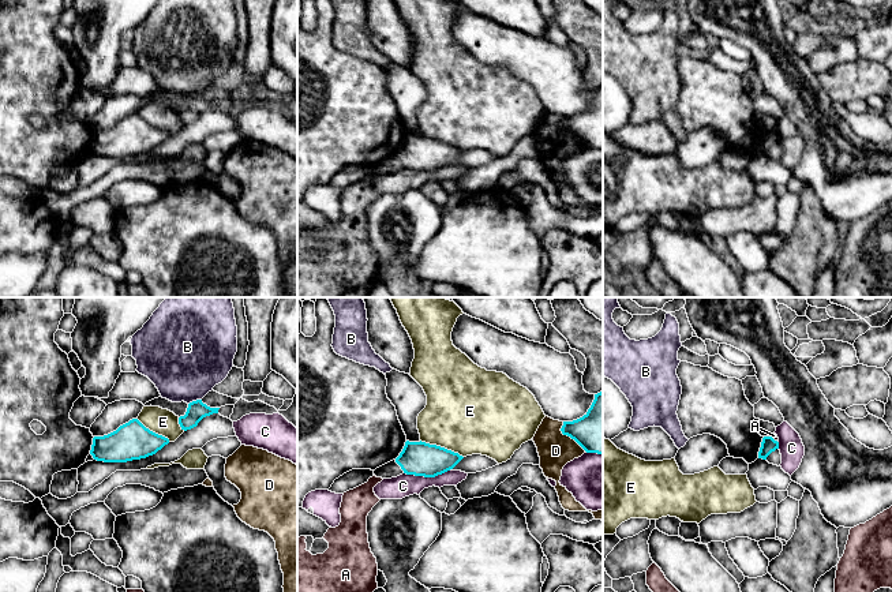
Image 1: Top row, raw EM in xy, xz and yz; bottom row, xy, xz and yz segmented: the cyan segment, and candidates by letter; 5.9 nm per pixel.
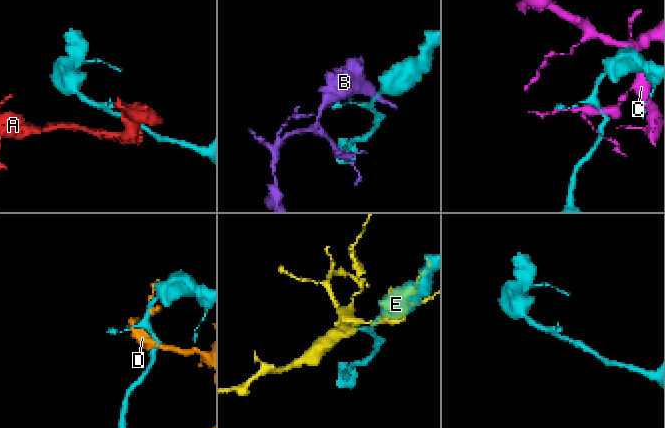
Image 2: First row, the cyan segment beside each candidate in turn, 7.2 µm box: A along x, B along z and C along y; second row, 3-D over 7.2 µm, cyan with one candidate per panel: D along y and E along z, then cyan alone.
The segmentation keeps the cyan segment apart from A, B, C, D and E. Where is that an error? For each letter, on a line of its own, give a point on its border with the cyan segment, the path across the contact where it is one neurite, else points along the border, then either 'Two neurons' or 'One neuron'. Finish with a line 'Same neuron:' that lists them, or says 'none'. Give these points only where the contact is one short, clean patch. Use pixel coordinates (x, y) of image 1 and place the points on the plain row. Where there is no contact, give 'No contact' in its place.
A: Touches cyan at yz (774, 134). Boundary: yz (771, 130), (778, 137). Two neurons
B: Touches cyan at xy (194, 96). Boundary: xy (201, 93), (192, 94), (188, 98). Two neurons
C: Touches cyan at xz (426, 171). Two neurons
D: Touches cyan at xz (569, 130). Two neurons
E: Touches cyan at xz (442, 142). Two neurons
Same neuron: none

